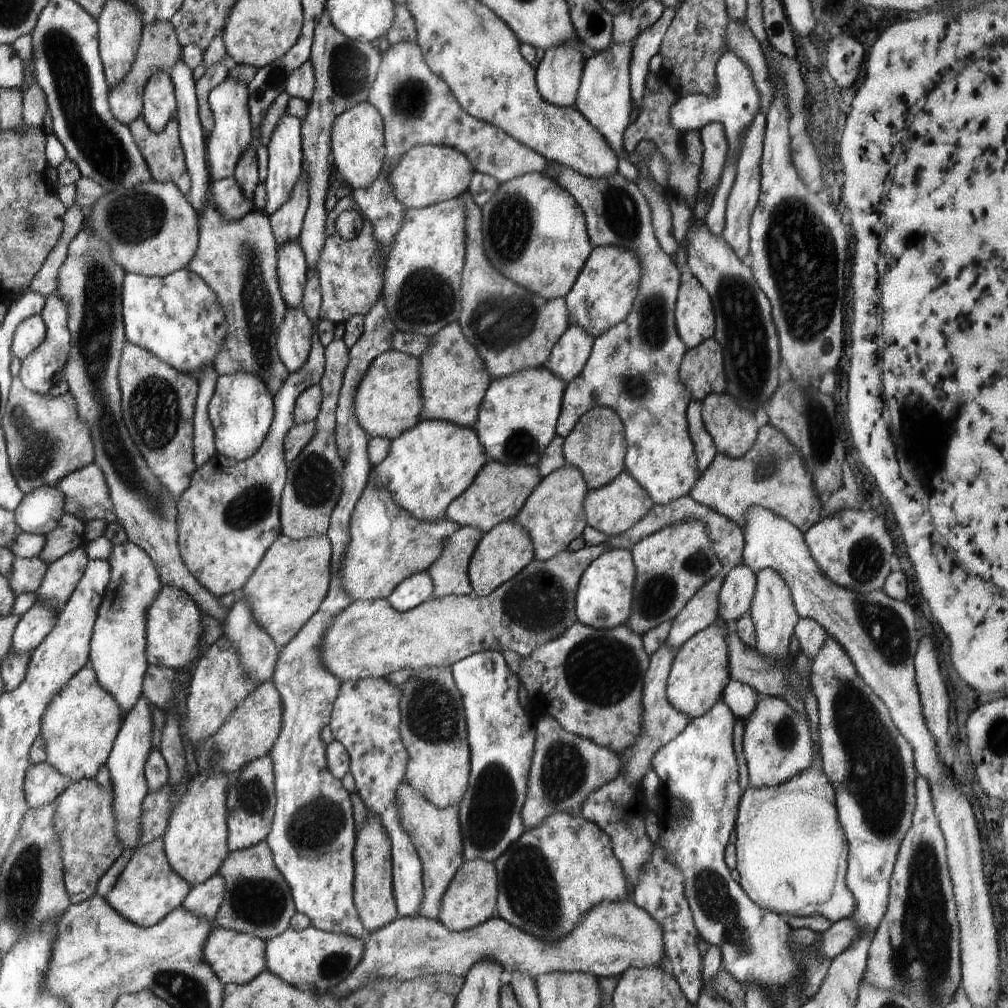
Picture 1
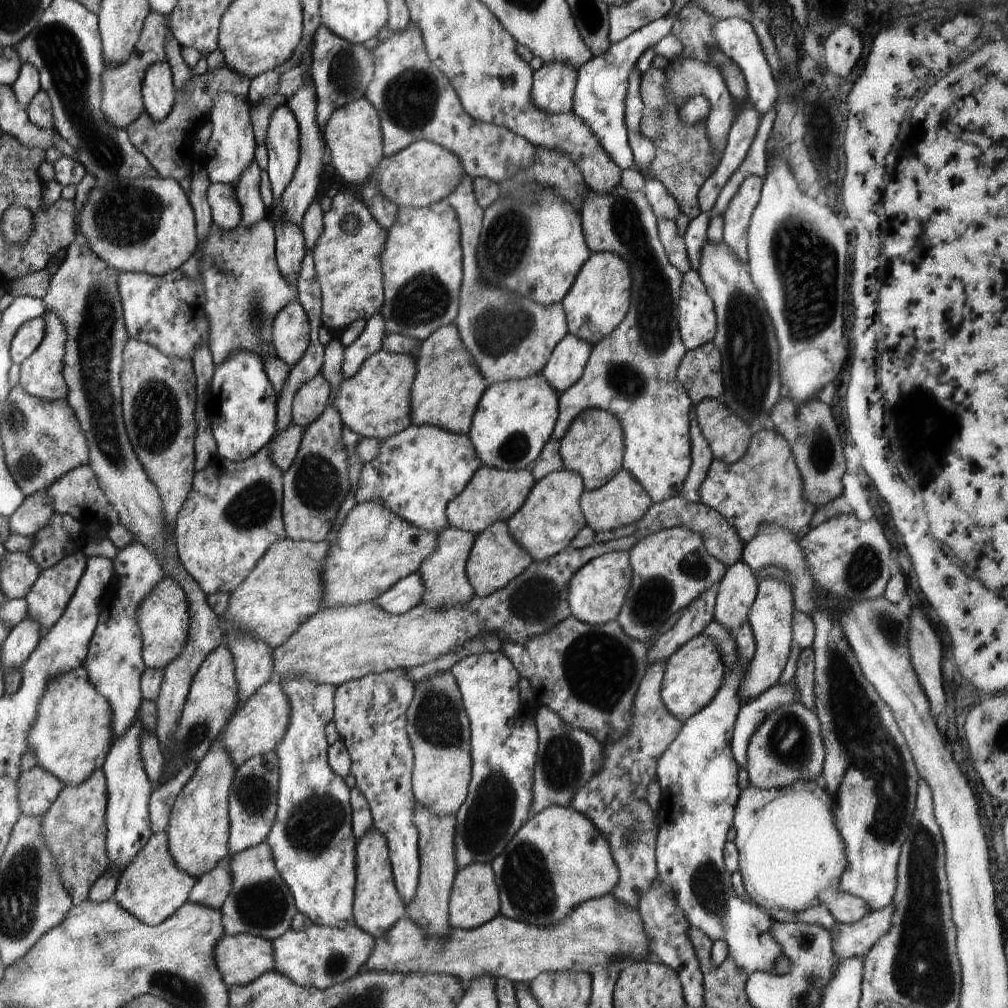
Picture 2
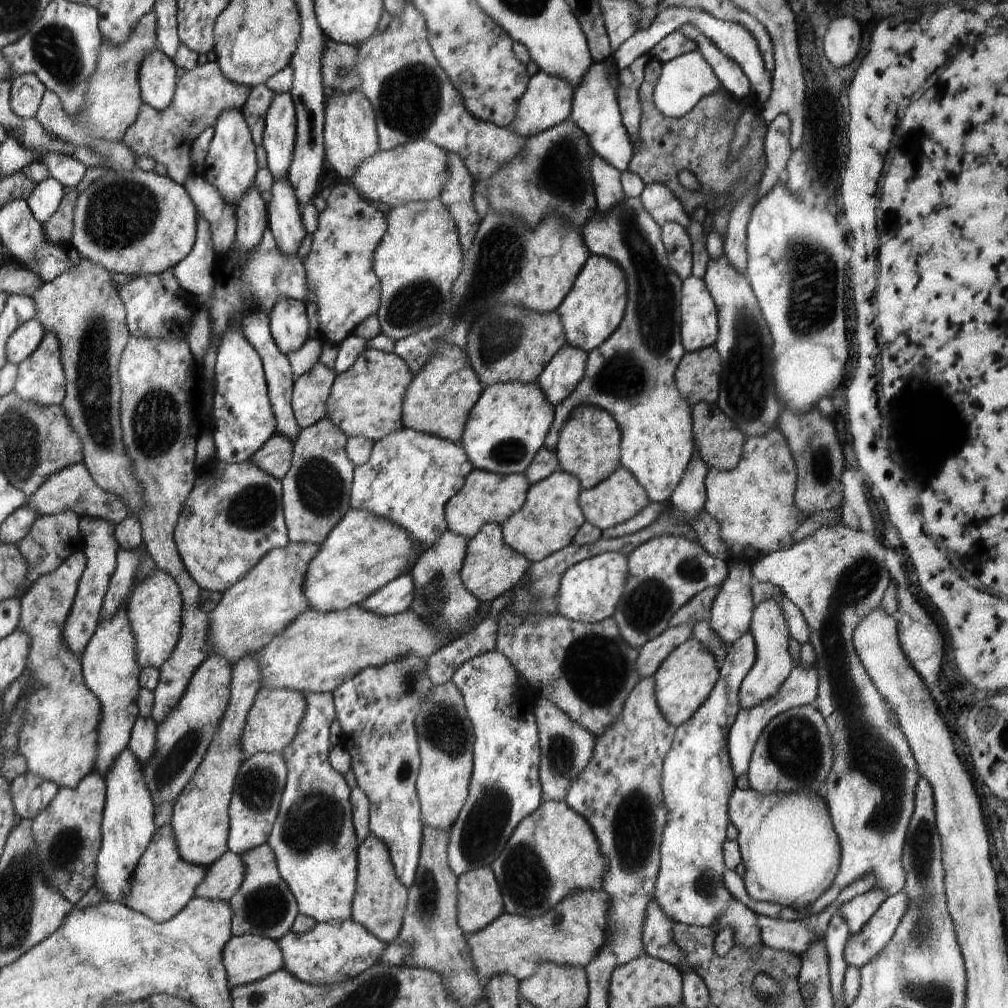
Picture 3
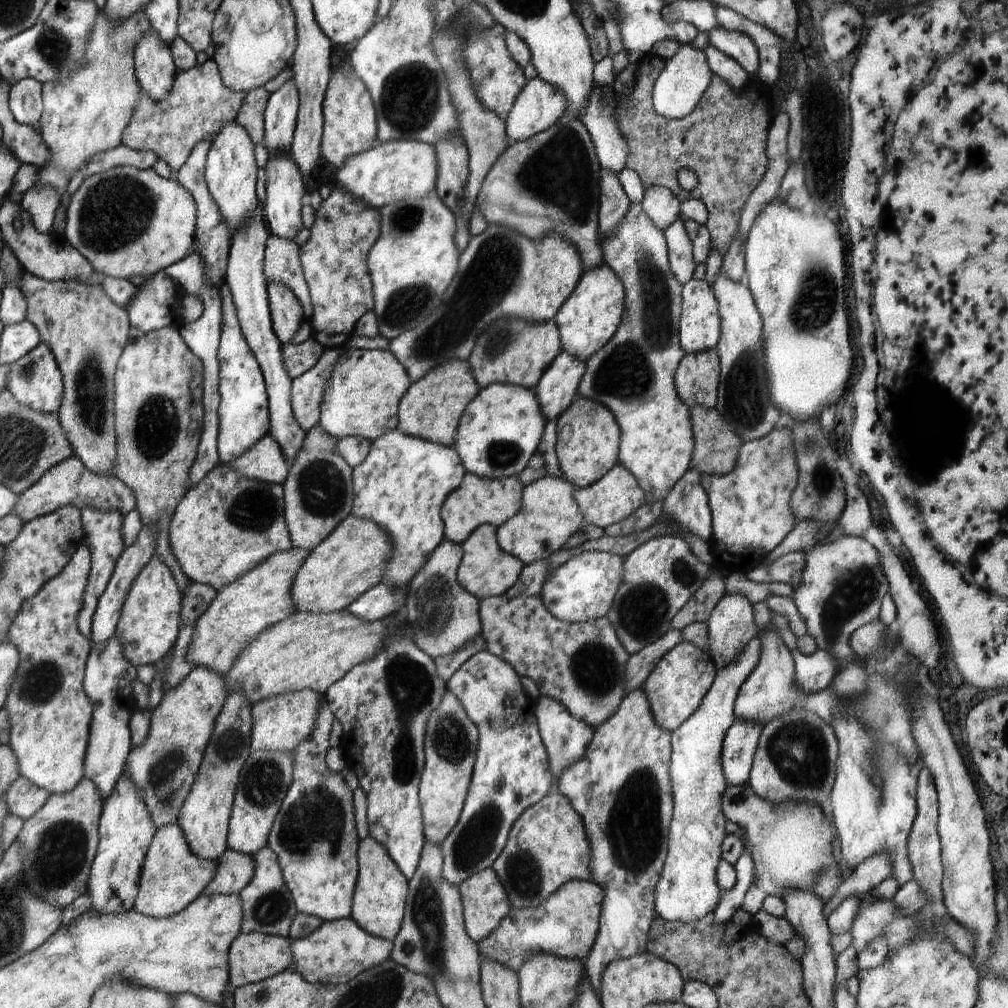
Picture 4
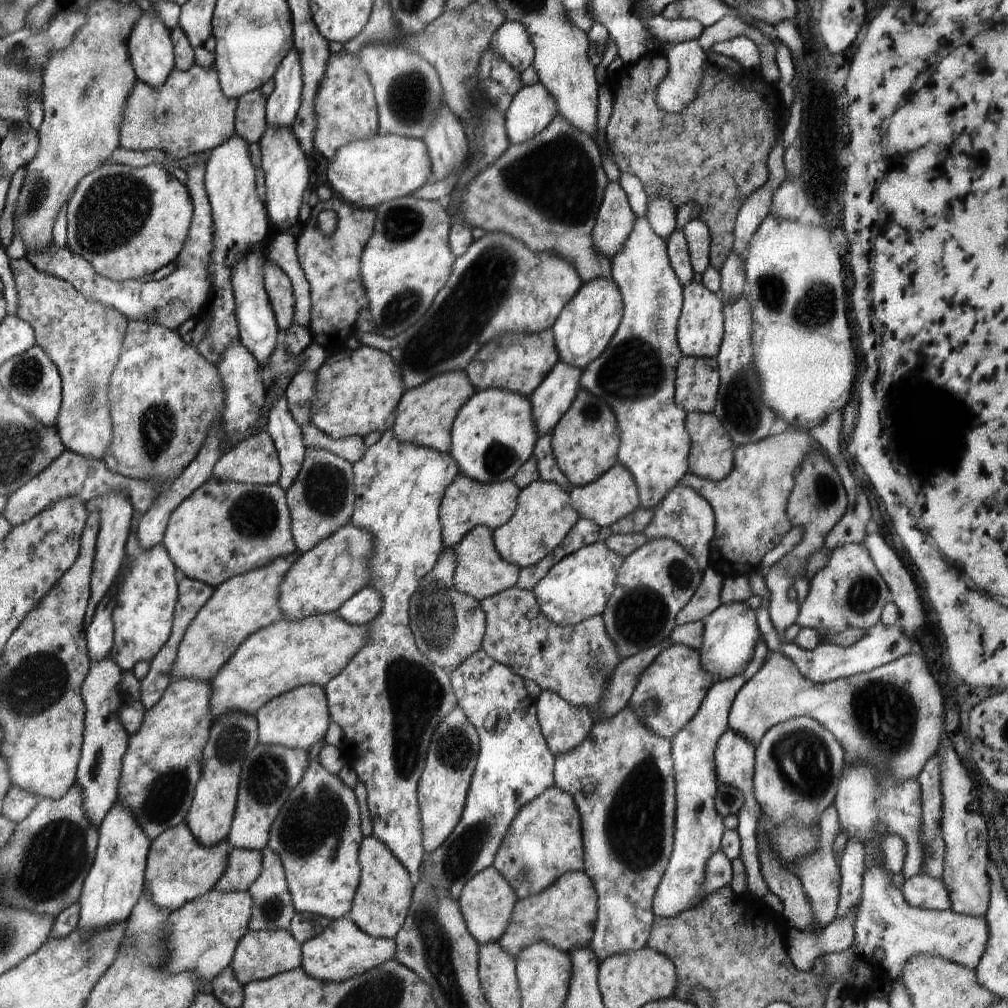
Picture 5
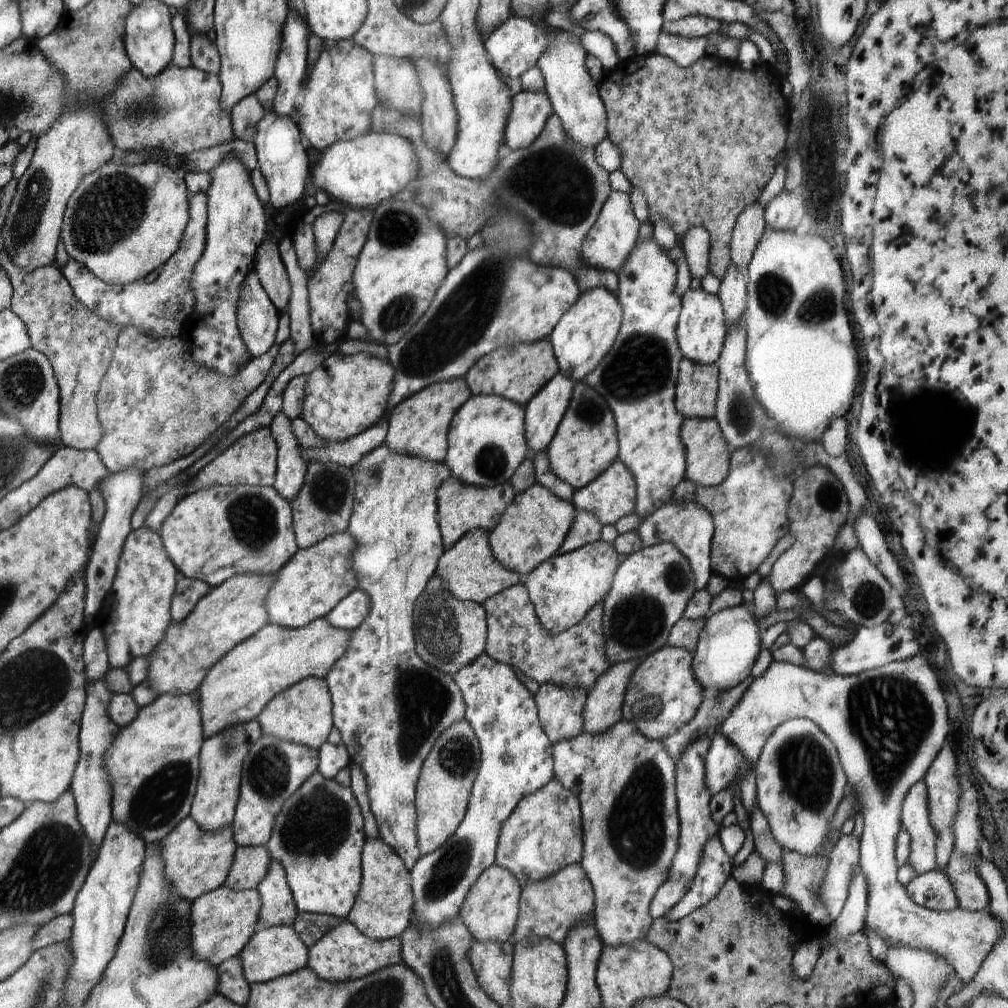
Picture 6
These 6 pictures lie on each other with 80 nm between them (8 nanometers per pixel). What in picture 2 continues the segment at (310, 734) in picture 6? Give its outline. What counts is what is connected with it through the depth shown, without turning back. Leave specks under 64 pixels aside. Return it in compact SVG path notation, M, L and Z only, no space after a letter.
M276 677L260 686L243 702L227 722L225 732L221 733L222 746L225 746L236 769L253 756L274 752L286 732L290 713L287 694Z

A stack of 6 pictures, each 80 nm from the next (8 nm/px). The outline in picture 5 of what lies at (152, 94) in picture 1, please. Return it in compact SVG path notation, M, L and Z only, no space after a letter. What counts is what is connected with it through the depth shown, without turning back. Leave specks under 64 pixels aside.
M154 8L142 12L138 22L132 28L131 38L127 45L130 47L131 62L134 64L135 76L152 88L160 88L166 78L175 70L174 44L171 40L171 31L160 18Z

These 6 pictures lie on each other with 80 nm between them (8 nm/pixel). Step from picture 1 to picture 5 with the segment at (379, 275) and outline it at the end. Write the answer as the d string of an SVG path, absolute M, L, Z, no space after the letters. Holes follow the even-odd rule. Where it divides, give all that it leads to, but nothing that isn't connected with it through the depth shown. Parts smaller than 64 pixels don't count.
M334 195L328 202L319 201L314 208L311 208L310 218L303 225L302 234L296 239L296 252L302 271L309 283L311 293L311 320L309 330L313 336L312 343L318 343L330 354L347 350L348 340L355 334L356 318L362 308L368 307L368 298L362 286L360 278L360 260L362 252L366 247L366 242L370 241L372 230L374 230L376 214L374 209L362 209L342 200ZM324 210L334 210L336 212L336 230L332 236L324 236L317 226L317 217Z

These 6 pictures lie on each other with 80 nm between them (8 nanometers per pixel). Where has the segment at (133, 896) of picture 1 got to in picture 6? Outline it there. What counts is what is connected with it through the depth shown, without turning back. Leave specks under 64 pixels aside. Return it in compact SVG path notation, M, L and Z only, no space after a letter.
M190 816L167 838L157 844L163 851L167 876L171 879L172 890L186 898L188 902L196 901L204 894L224 885L230 874L236 852L234 842L234 828L226 826L222 830L204 830L194 818Z

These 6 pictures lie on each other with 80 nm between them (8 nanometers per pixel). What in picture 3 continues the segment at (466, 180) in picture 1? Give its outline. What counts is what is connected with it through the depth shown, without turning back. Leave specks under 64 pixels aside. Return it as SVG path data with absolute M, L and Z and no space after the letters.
M416 140L414 142L398 145L389 151L378 151L372 158L365 160L356 170L356 174L351 178L360 196L366 198L372 204L388 205L390 208L414 201L427 201L438 199L444 185L449 179L449 154L445 149L437 144L426 140Z

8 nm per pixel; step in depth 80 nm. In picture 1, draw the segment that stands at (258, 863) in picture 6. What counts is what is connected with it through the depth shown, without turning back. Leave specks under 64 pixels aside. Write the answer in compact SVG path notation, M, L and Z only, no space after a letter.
M220 872L216 873L202 885L192 887L181 907L212 923L225 898L224 882Z

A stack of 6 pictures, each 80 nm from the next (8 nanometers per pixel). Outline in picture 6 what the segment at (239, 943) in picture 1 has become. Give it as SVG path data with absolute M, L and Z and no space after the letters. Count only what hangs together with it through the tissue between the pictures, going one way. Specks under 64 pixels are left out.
M292 926L259 927L239 956L244 978L250 985L266 983L274 978L280 978L280 976L294 974L298 970L306 968L308 964L308 948L304 942L300 941L300 936L296 934L296 930Z

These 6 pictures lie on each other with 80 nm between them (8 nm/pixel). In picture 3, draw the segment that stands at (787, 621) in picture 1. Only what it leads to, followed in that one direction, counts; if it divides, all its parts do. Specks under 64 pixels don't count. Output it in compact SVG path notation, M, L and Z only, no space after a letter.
M784 594L772 595L766 597L754 607L749 630L753 634L756 643L756 660L739 688L740 709L754 706L776 694L776 691L782 686L793 668L792 657L789 653L791 634L785 612L781 607L783 598L786 598Z

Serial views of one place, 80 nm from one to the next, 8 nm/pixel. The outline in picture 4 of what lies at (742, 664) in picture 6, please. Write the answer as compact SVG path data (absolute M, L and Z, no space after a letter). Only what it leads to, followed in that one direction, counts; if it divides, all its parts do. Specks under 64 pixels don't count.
M728 594L718 601L718 604L712 609L712 614L706 623L709 628L709 654L715 660L717 669L725 666L729 662L735 661L736 657L743 651L748 641L758 634L755 623L753 604L744 596L744 594Z

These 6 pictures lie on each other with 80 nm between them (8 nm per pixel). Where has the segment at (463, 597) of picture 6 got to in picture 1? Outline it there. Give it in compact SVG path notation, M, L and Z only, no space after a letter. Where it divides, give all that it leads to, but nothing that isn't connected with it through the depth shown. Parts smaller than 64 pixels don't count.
M504 521L486 531L477 544L471 556L468 576L473 591L479 597L488 596L501 584L514 578L523 568L526 568L535 557L531 536L528 531L514 521Z

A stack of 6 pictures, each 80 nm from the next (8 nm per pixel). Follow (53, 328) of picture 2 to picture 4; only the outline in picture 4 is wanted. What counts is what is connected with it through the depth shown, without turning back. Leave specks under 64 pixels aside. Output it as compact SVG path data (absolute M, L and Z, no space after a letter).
M41 342L26 356L11 364L7 389L26 406L45 413L57 412L62 402L63 376L55 356L45 342Z

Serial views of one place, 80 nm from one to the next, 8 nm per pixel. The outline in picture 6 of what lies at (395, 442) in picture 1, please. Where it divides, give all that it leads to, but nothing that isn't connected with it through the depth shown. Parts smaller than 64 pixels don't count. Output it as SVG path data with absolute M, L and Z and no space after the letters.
M385 443L360 458L360 464L354 464L351 472L355 480L355 500L347 532L356 540L351 565L356 589L368 594L370 610L368 617L352 631L348 650L332 664L325 682L332 698L333 727L340 732L350 763L358 764L364 770L379 838L402 858L410 871L421 858L414 802L423 762L440 734L466 720L464 698L453 678L428 666L416 654L412 619L416 602L445 552L436 520L436 490L451 473L444 462L404 456L388 450Z

